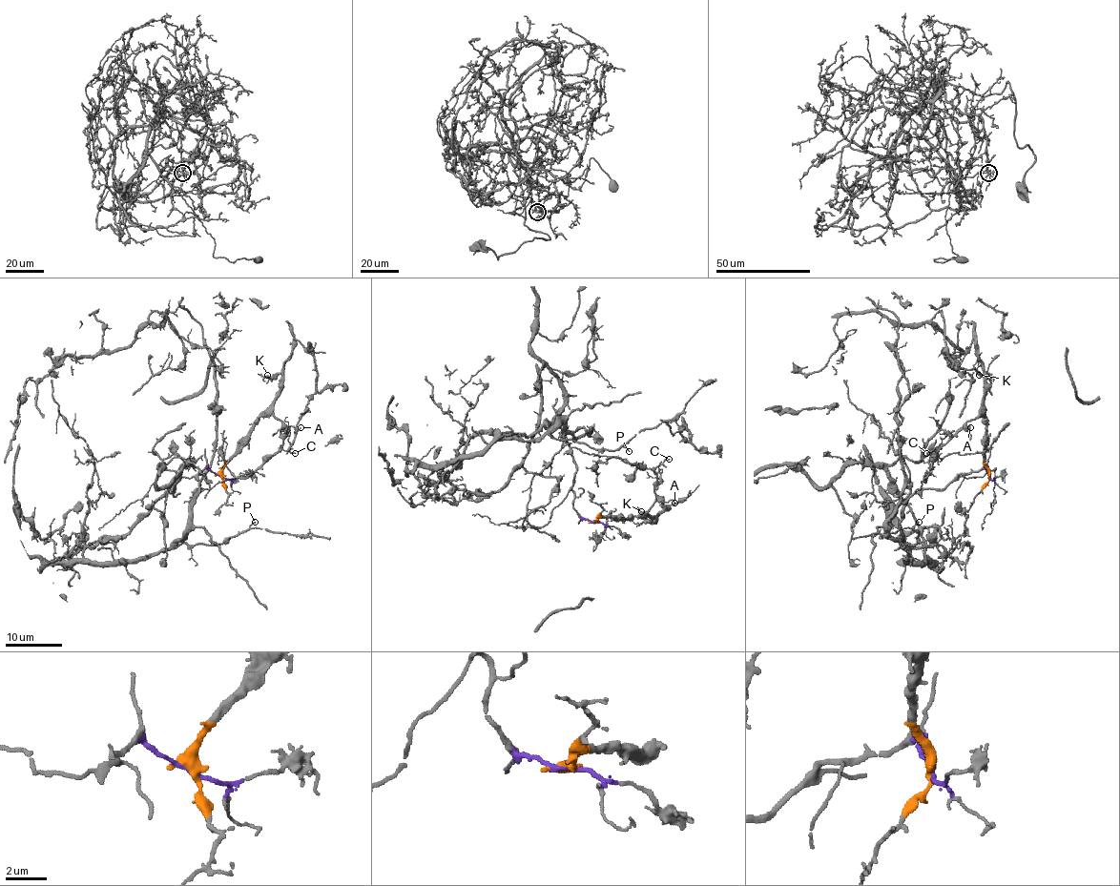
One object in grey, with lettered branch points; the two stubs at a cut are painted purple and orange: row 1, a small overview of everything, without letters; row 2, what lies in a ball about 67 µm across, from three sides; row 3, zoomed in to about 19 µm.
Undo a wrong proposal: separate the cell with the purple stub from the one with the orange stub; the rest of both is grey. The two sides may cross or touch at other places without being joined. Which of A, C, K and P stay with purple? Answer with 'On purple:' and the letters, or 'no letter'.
On purple: P

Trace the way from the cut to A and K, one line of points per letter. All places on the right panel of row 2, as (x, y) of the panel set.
A: (989, 476), (985, 463), (984, 417), (966, 423), (969, 427)
K: (989, 476), (985, 463), (984, 406), (988, 374), (980, 375)

